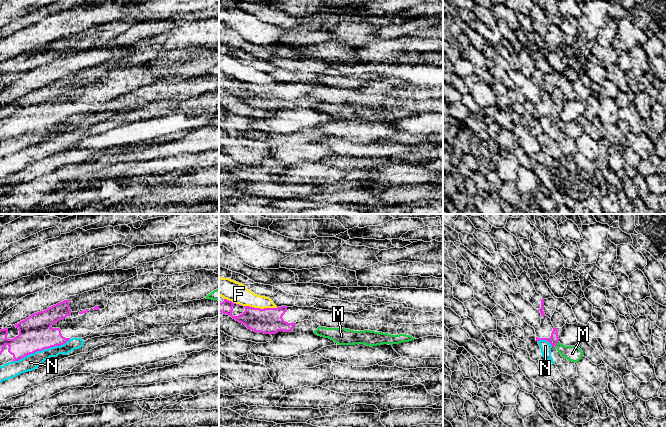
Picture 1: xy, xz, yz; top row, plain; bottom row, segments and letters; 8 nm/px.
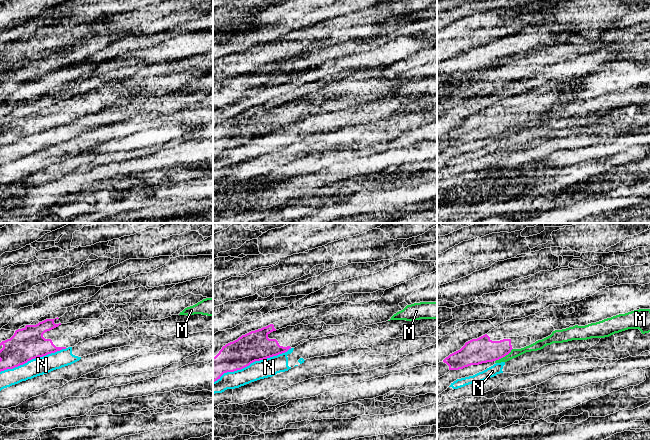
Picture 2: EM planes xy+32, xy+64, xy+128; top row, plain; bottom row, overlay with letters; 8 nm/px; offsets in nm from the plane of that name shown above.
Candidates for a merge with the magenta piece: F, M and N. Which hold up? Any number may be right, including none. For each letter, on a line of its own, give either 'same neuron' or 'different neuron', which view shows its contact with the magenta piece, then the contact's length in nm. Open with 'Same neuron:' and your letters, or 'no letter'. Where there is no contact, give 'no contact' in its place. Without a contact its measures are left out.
Same neuron: no letter
F: different neuron | xz | 280 nm
M: different neuron | yz | 60 nm
N: different neuron | xy | 500 nm

